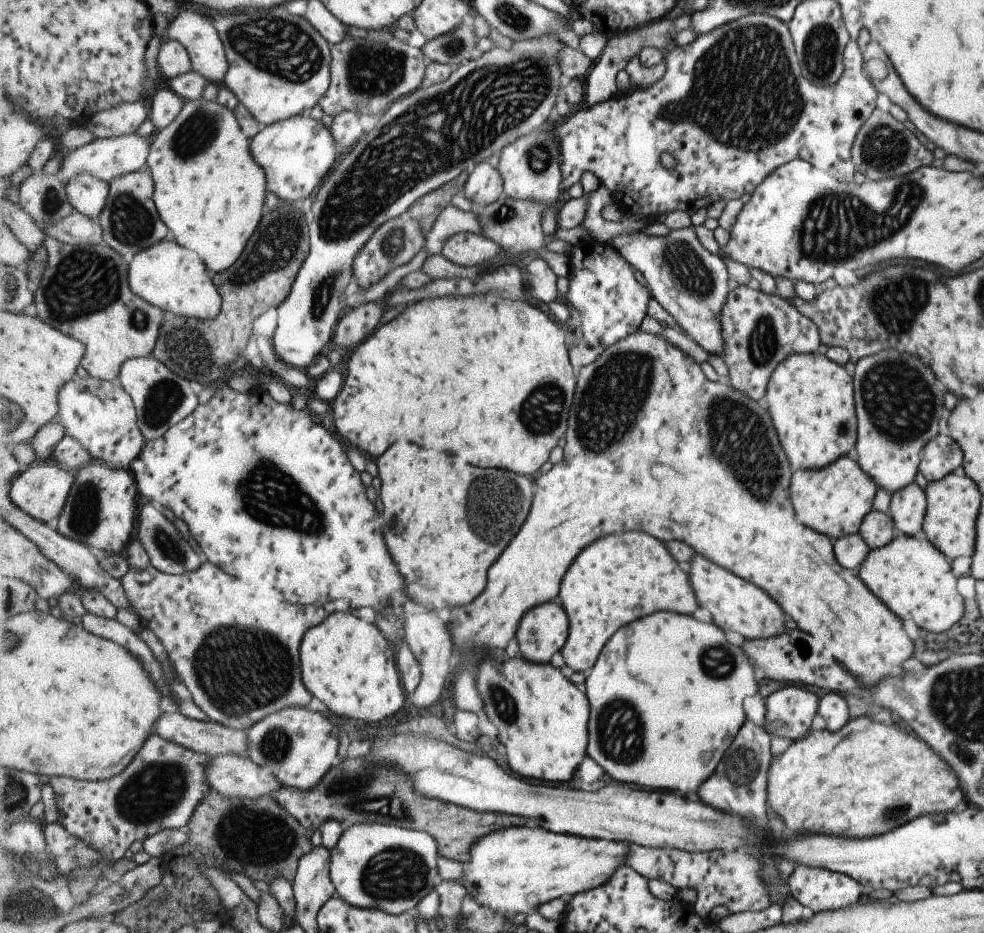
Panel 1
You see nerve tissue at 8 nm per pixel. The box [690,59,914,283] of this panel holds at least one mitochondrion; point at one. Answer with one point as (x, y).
(885, 148)

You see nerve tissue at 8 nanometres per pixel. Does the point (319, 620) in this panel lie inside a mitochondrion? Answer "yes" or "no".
no

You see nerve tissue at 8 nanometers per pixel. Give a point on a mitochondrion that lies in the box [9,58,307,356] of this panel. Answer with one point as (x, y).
(82, 284)

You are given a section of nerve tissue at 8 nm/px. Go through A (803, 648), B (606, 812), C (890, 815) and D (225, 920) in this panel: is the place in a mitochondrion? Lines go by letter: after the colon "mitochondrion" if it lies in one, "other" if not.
A: other
B: other
C: mitochondrion
D: other

